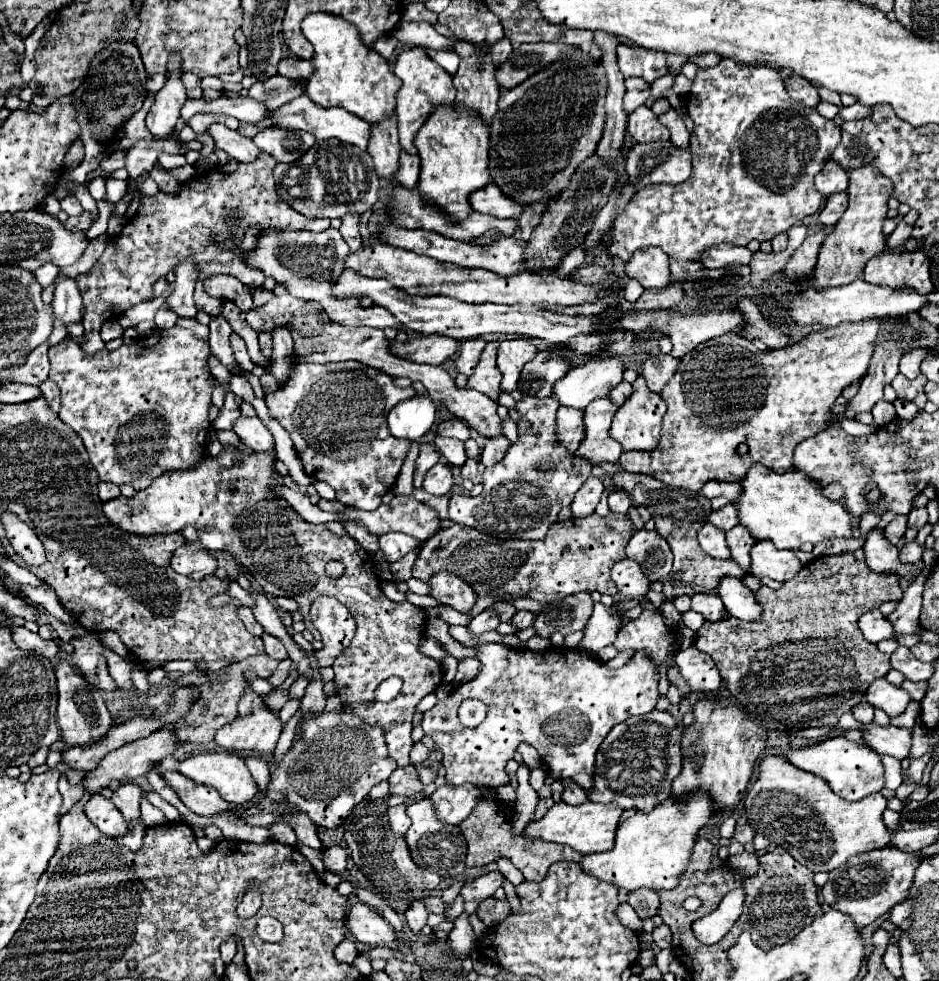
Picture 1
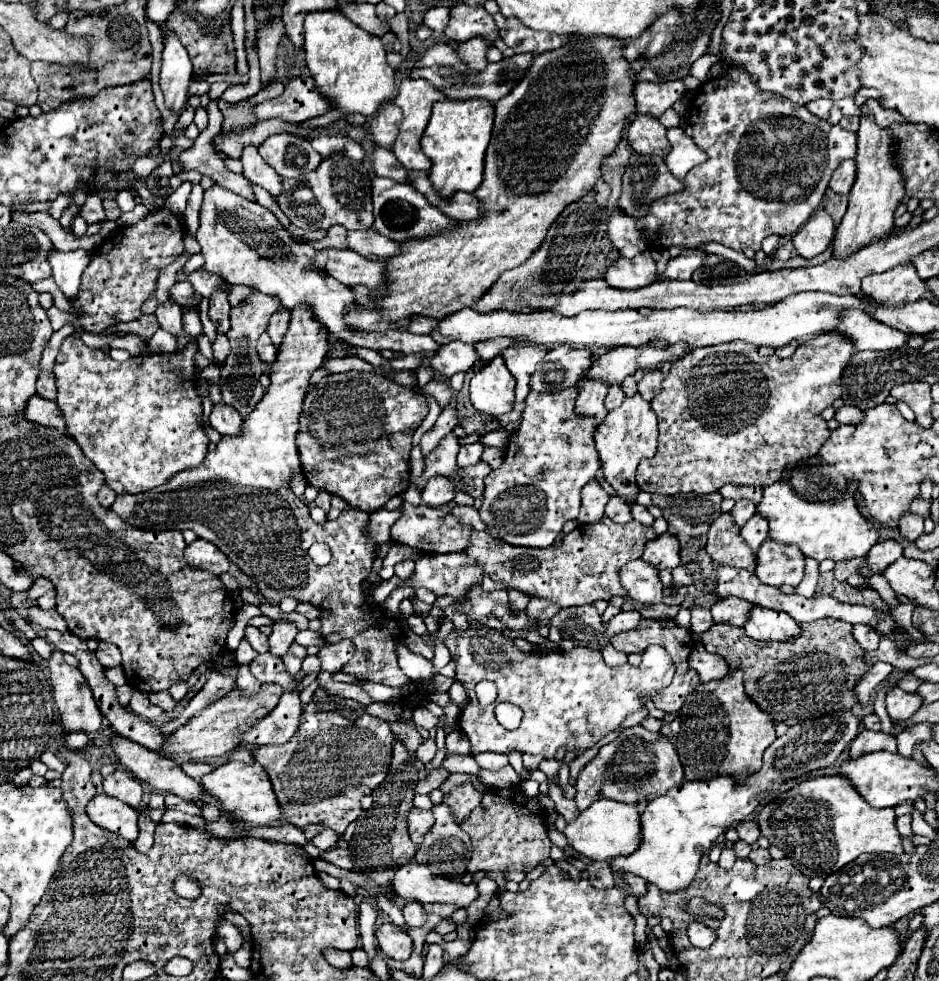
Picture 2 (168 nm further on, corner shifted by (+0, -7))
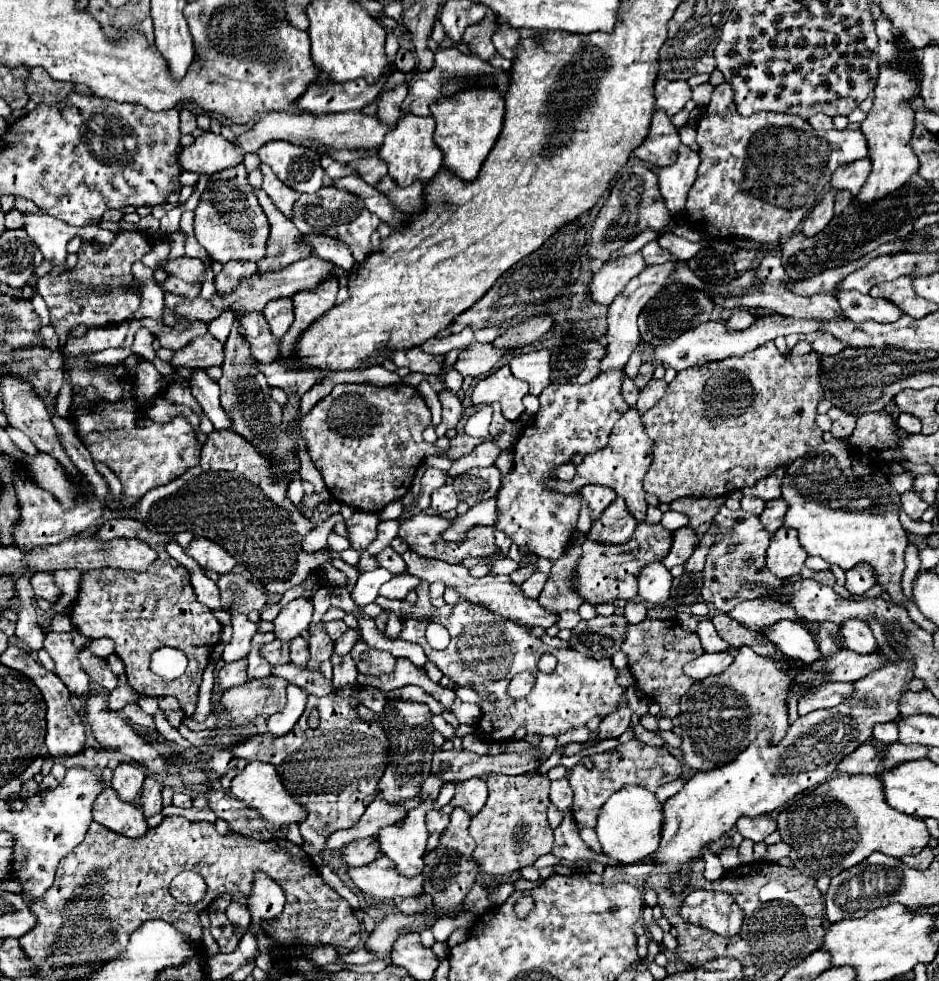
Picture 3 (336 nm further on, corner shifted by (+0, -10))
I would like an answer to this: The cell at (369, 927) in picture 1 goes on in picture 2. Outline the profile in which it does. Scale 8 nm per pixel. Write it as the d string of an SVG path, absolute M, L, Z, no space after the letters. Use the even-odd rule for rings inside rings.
M381 924L377 928L377 944L379 950L393 960L407 960L413 952L411 936L395 924Z

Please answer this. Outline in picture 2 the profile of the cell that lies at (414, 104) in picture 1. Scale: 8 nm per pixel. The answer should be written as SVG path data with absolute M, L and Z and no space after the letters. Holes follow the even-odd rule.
M403 80L399 84L399 94L393 102L403 110L403 122L399 126L399 136L395 140L395 148L391 148L391 150L393 150L395 158L401 162L401 166L407 170L429 172L431 168L431 160L421 150L421 136L431 118L431 108L437 100L445 100L445 96L437 88L427 84L427 80Z

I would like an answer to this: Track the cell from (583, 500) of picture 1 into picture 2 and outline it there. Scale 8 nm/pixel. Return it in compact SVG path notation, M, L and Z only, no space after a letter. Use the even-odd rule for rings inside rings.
M597 480L587 482L585 488L581 490L581 514L577 520L581 524L591 524L591 522L597 522L599 518L603 518L609 498L611 496L599 486Z

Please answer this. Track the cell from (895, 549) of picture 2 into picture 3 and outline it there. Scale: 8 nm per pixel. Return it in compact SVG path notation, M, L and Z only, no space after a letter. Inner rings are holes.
M857 563L853 569L847 571L847 585L845 589L853 595L863 595L867 593L873 585L877 583L875 571L867 563ZM855 577L855 579L853 579Z

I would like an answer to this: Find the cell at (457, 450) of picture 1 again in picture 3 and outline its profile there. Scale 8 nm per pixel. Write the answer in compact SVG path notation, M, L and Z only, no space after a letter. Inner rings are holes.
M491 441L481 443L481 445L477 445L471 453L455 459L453 465L451 465L451 469L449 469L447 473L449 473L449 477L455 477L455 475L459 475L459 473L463 473L463 471L467 471L467 469L471 469L471 467L489 467L489 465L495 463L499 451L501 451L501 449L495 447Z

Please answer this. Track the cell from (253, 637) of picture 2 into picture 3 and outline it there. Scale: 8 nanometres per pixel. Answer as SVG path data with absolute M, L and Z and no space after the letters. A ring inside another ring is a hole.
M277 639L271 643L265 643L261 647L261 657L267 659L271 665L289 663L289 643L279 643Z

